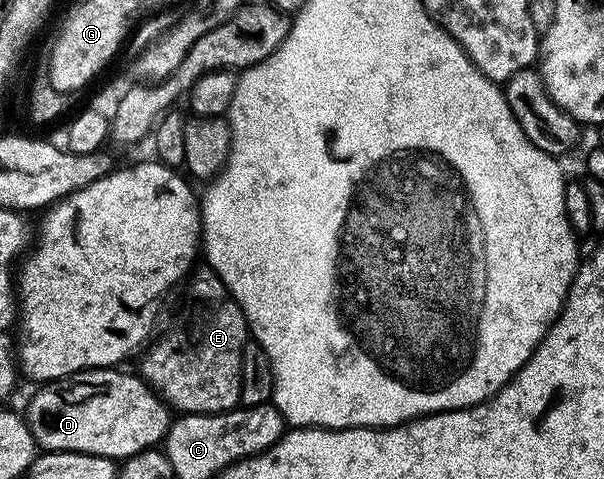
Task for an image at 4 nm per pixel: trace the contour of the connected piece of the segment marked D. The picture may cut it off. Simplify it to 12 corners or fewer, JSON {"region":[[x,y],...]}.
{"region":[[121,369],[40,388],[38,448],[124,461],[160,448],[171,408]]}

